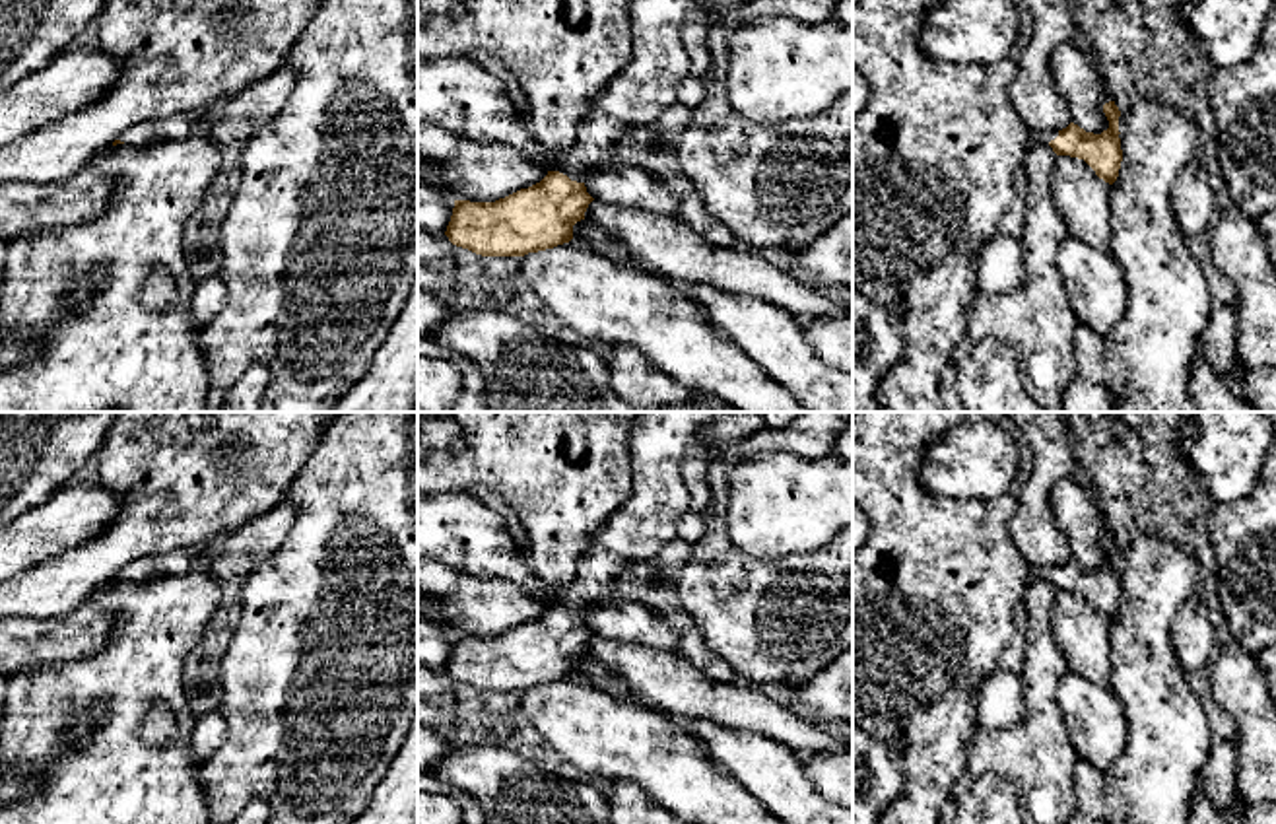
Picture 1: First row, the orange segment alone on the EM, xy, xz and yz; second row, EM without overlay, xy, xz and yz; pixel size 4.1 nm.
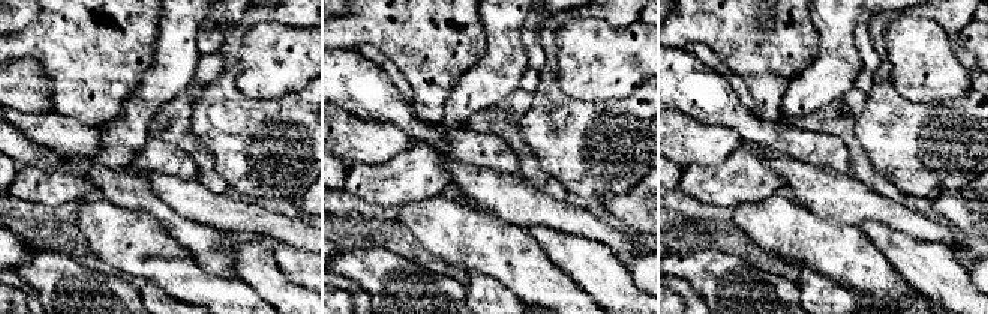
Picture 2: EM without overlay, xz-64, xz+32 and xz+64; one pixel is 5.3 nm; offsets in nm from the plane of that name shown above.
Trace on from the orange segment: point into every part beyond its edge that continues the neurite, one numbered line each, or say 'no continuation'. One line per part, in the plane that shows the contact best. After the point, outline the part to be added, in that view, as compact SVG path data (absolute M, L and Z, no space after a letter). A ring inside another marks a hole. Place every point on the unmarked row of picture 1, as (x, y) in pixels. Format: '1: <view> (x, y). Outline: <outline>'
1: xz (647, 521). Outline: M641 412L633 420L631 496L588 544L575 579L559 591L559 608L585 618L592 604L618 599L614 579L678 538L678 523L689 511L680 474L686 451L721 414L728 412Z

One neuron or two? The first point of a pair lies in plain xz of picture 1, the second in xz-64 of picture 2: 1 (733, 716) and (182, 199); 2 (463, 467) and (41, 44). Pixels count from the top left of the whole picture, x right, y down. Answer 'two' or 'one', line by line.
1: one
2: one

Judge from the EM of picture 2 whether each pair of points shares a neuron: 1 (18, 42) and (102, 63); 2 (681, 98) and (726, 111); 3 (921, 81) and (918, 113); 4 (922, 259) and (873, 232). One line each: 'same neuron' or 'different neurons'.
1: same neuron
2: same neuron
3: different neurons
4: same neuron

